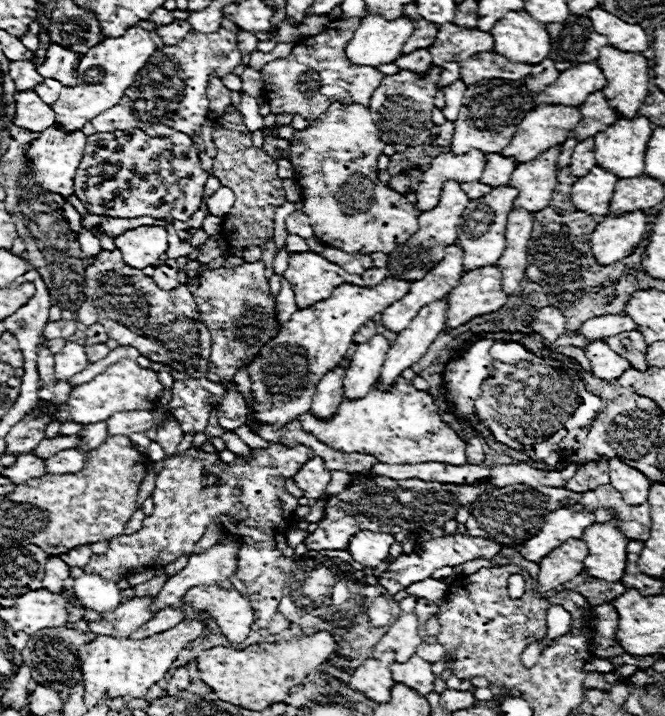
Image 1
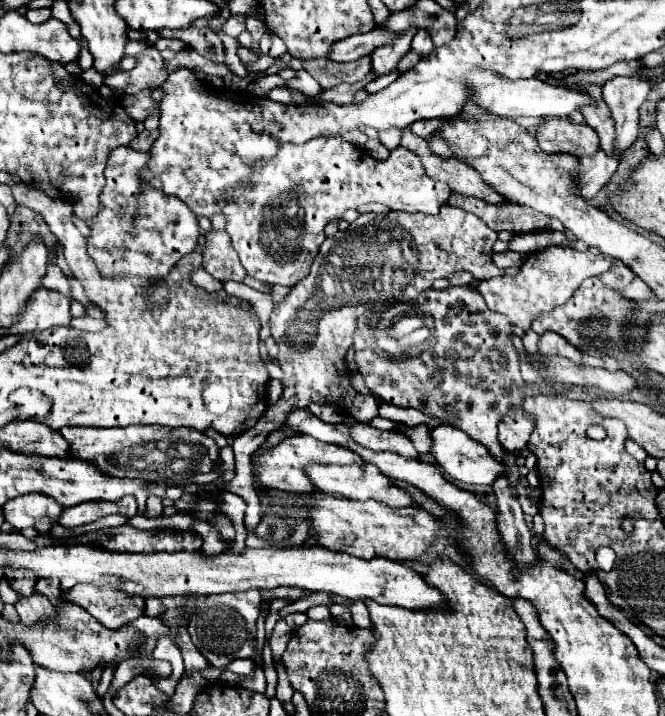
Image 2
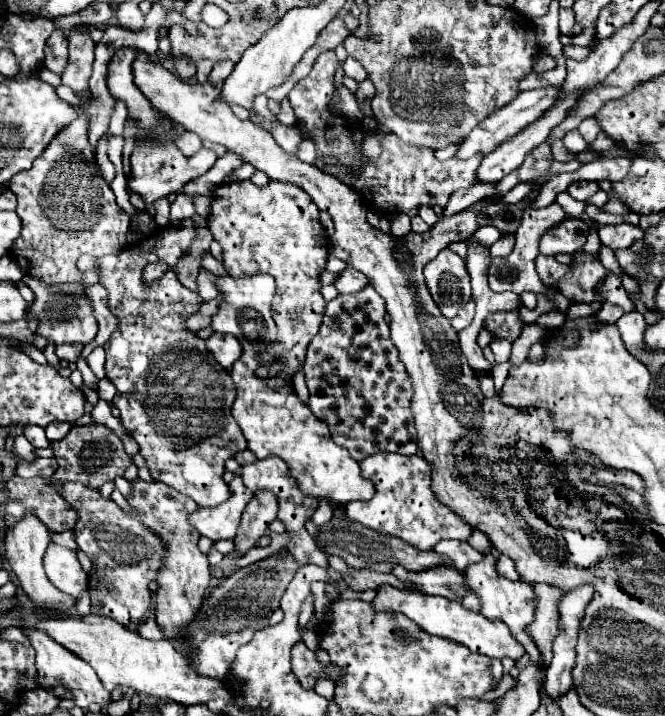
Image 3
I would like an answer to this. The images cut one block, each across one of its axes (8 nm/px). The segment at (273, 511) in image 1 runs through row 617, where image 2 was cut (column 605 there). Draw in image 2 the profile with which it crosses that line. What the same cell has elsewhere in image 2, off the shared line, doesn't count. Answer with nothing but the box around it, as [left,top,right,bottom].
[478,246,616,330]

